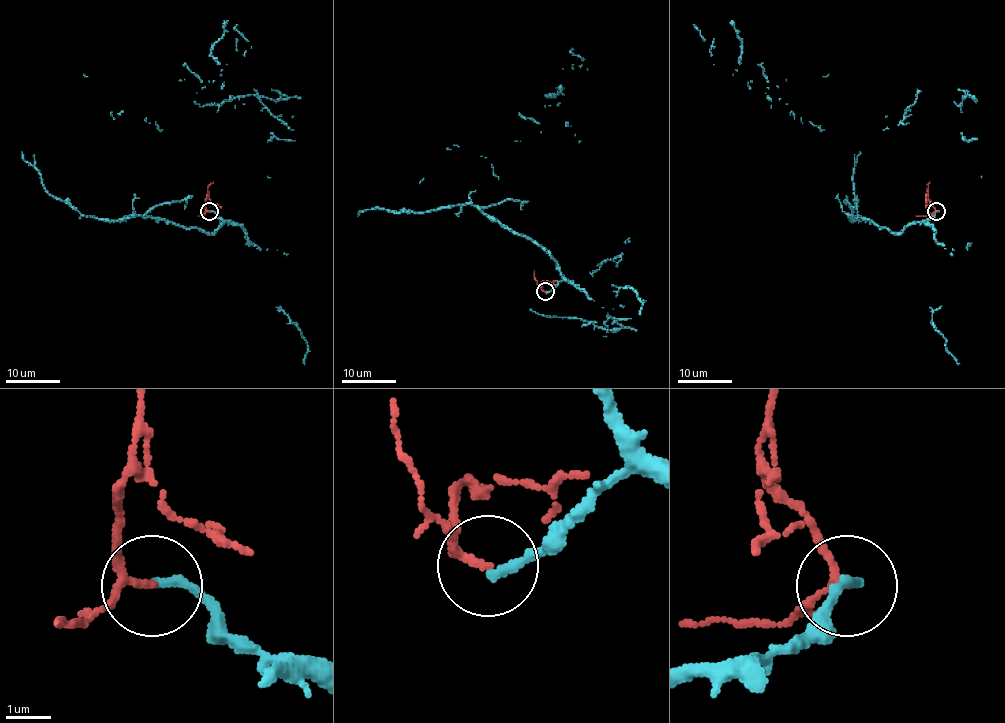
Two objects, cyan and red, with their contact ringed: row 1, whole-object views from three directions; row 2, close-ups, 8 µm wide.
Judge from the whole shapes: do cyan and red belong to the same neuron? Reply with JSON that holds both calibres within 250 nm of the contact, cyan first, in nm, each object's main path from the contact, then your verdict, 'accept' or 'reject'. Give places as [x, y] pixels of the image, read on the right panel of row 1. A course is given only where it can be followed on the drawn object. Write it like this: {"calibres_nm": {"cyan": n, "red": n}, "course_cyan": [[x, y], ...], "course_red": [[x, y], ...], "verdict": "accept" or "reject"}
{"calibres_nm": {"cyan": 220, "red": 140}, "course_cyan": [[936, 212], [898, 233], [846, 214], [821, 131], [802, 123], [786, 79], [750, 81], [730, 23], [715, 46]], "course_red": [[936, 212], [927, 198], [929, 182]], "verdict": "accept"}

